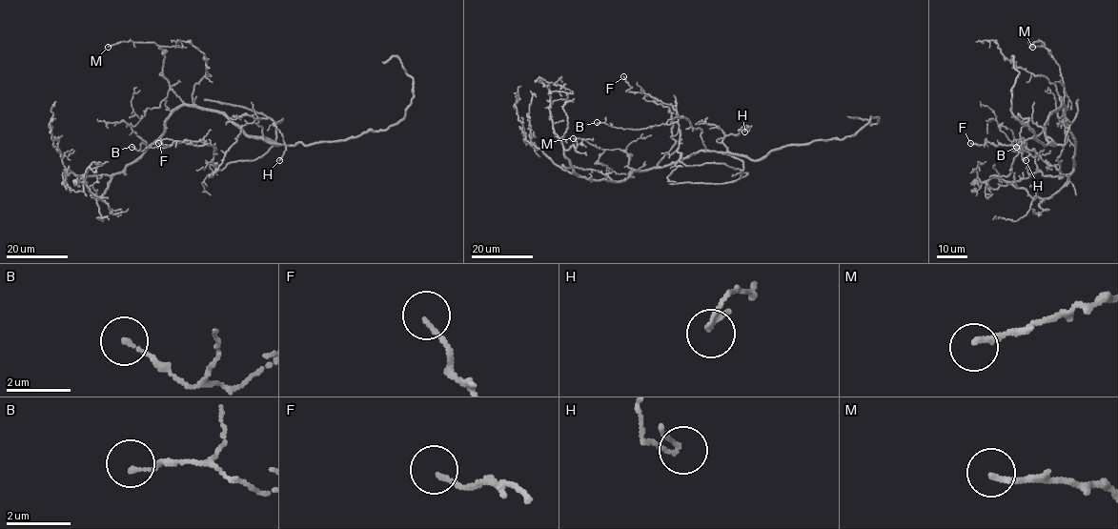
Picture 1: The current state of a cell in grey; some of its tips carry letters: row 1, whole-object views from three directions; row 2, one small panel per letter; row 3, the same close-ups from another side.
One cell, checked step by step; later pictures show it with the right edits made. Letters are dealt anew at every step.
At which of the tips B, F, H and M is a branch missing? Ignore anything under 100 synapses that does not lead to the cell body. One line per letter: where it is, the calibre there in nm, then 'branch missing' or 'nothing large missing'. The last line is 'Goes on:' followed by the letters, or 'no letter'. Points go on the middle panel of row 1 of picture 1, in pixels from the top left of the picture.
B: at (597, 122); 120 nm thick; nothing large missing
F: at (623, 76); 140 nm thick; nothing large missing
H: at (744, 132); 150 nm thick; nothing large missing
M: at (573, 138); 180 nm thick; nothing large missing
Goes on: no letter

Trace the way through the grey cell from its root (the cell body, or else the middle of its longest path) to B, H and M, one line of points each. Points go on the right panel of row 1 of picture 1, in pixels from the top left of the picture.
B: (1052, 112), (1045, 135), (1064, 145), (1059, 170), (1016, 146), (1020, 140), (1024, 147), (1016, 147)
H: (1052, 112), (1045, 123), (1047, 136), (1044, 129), (1029, 118), (1021, 128), (1020, 151), (1022, 158), (1026, 160)
M: (1052, 112), (1063, 103), (1060, 67), (1042, 41), (1034, 42), (1032, 47)

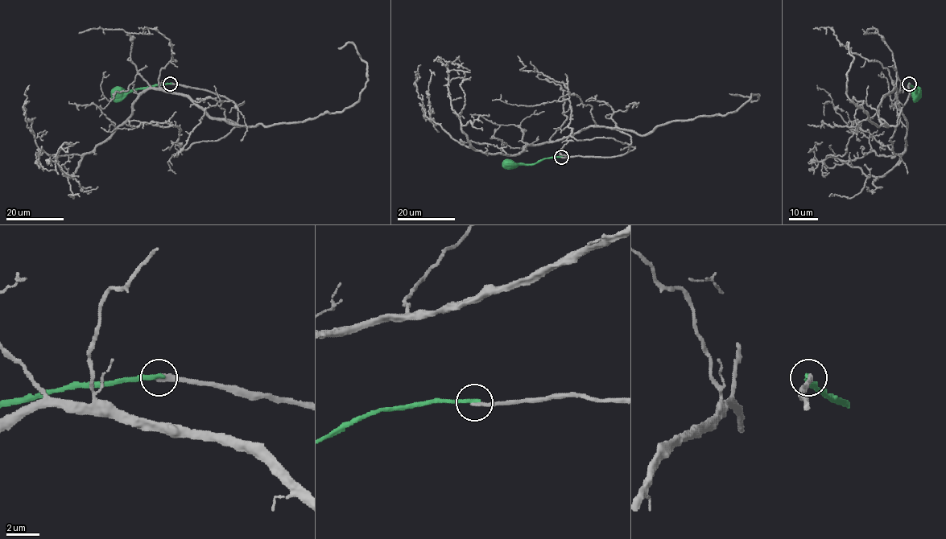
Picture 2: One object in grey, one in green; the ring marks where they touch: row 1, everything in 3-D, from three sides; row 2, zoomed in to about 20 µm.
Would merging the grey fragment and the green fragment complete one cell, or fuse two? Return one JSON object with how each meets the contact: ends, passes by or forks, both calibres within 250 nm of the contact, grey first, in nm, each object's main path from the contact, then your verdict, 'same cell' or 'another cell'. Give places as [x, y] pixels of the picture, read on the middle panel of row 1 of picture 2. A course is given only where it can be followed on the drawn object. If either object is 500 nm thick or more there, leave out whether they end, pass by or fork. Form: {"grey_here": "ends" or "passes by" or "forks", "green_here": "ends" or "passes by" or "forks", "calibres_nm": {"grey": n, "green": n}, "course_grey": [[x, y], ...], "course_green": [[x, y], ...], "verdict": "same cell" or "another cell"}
{"grey_here": "ends", "green_here": "ends", "calibres_nm": {"grey": 320, "green": 280}, "course_grey": [[562, 157], [621, 155], [631, 137], [588, 126], [517, 154], [468, 148], [425, 116], [415, 82], [420, 65]], "course_green": [[562, 157], [545, 158], [534, 163], [510, 163]], "verdict": "another cell"}

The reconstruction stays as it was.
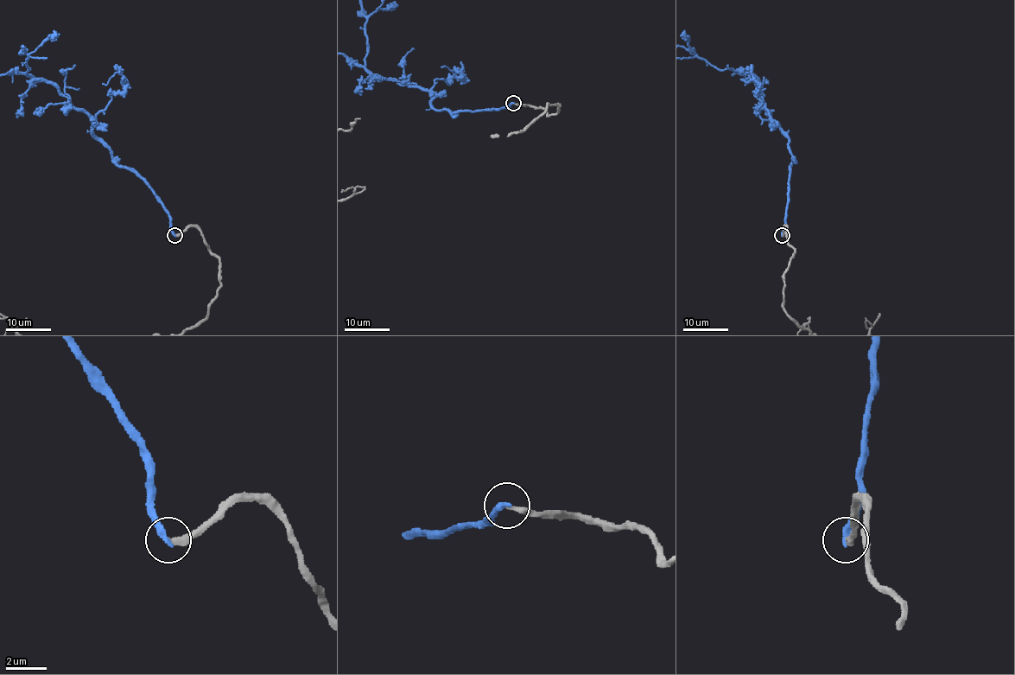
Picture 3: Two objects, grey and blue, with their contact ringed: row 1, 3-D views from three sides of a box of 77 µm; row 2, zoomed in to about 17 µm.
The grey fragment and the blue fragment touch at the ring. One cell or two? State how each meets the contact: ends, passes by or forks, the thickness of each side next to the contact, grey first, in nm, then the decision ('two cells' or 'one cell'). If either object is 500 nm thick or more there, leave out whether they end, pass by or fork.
grey ends | blue ends | 280/320 nm | one cell

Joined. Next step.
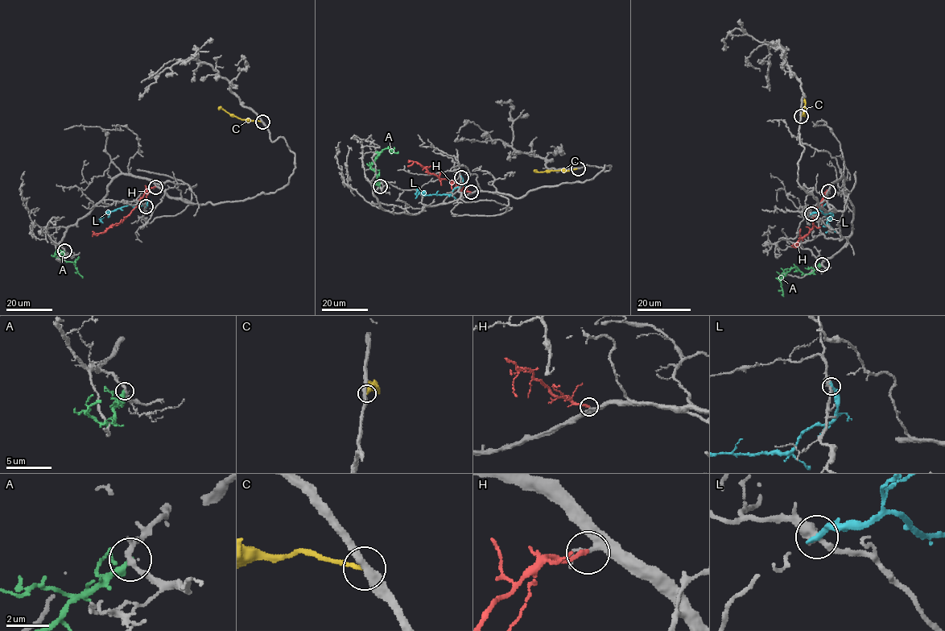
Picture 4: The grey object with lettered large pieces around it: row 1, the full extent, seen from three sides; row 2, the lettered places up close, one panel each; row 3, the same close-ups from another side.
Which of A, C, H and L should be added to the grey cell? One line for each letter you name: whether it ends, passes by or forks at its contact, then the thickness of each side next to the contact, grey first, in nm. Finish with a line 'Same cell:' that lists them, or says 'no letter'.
H: It ends there. Thickness 240 nm (grey) against 200 nm
Same cell: H

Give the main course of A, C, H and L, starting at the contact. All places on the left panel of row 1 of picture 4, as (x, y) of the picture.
A: (64, 250), (61, 258), (55, 256), (59, 253), (67, 262), (72, 262), (82, 278)
C: (262, 122), (241, 119), (222, 109), (218, 110)
H: (155, 187), (144, 193), (136, 206), (117, 224), (97, 235), (92, 231)
L: (146, 206), (146, 204), (138, 206), (129, 205), (107, 211), (101, 220), (102, 222)

